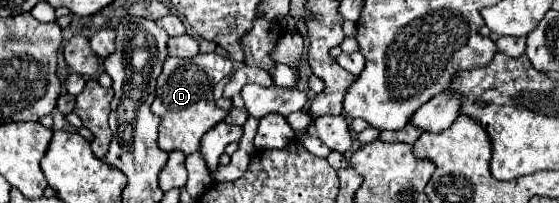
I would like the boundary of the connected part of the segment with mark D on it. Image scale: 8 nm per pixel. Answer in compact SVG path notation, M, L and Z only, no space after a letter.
M199 53L189 59L179 57L167 57L163 63L161 77L157 77L157 91L155 101L151 105L151 111L161 119L159 123L159 147L163 151L183 151L185 155L199 151L201 137L219 121L227 117L225 109L219 109L215 105L213 87L233 71L233 61L227 57L221 57L217 53Z

